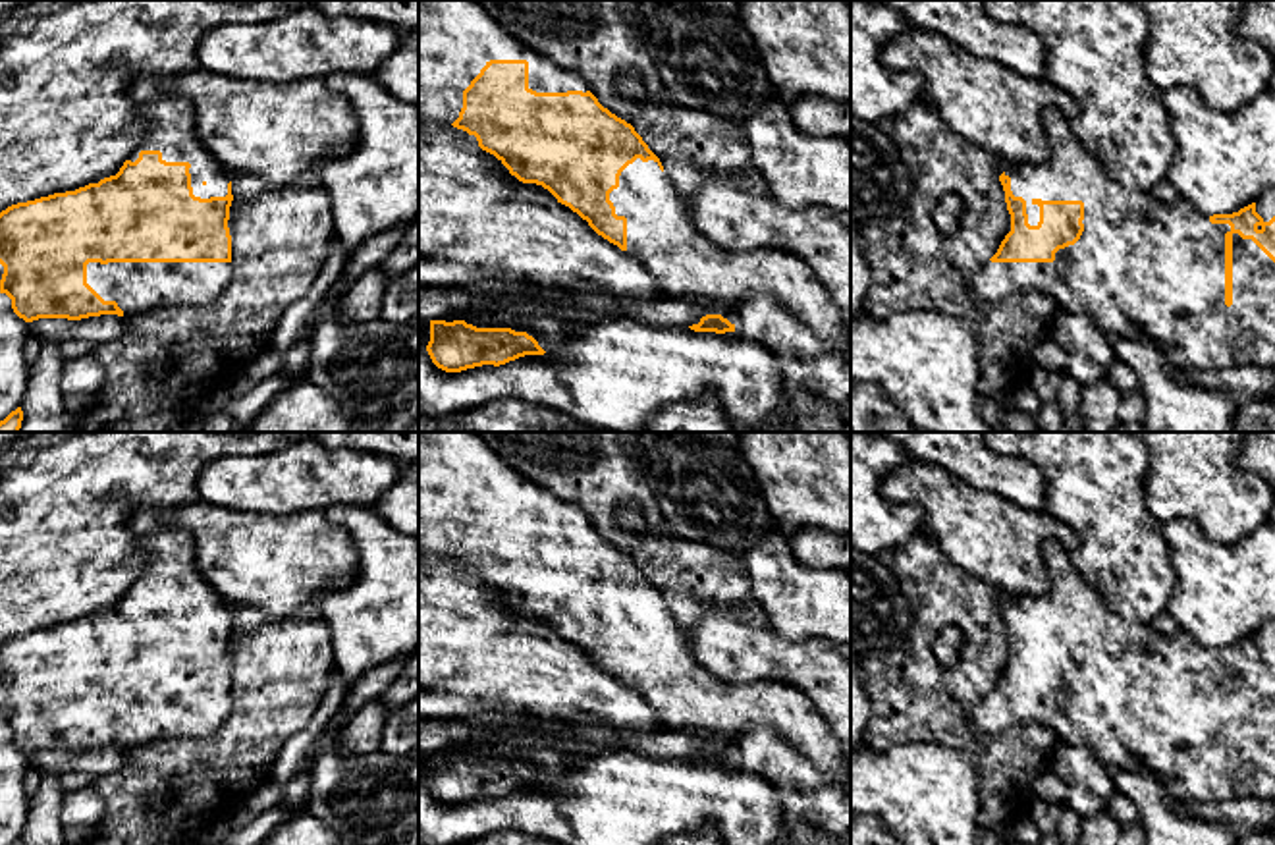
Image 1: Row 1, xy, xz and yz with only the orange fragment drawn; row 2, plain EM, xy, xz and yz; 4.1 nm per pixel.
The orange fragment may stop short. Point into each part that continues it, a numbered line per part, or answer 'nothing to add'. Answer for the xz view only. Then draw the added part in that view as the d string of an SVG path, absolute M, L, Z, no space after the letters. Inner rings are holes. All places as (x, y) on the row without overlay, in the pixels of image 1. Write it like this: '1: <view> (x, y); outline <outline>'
1: xz (456, 469); outline M419 432L419 554L451 558L463 540L463 523L490 492L527 492L529 521L536 525L588 523L577 505L507 467L475 432Z

